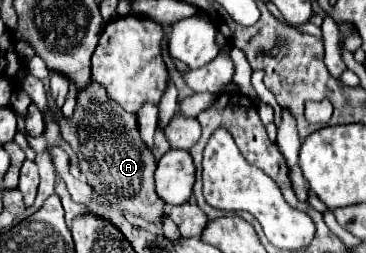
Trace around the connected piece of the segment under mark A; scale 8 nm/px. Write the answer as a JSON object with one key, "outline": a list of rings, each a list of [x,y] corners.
{"outline":[[[92,83],[86,91],[80,93],[74,117],[60,117],[60,131],[62,137],[70,143],[72,151],[78,155],[82,175],[98,195],[146,221],[160,223],[164,215],[164,203],[154,189],[156,163],[152,151],[140,139],[136,115],[126,113],[106,97],[106,89],[102,85]]]}

